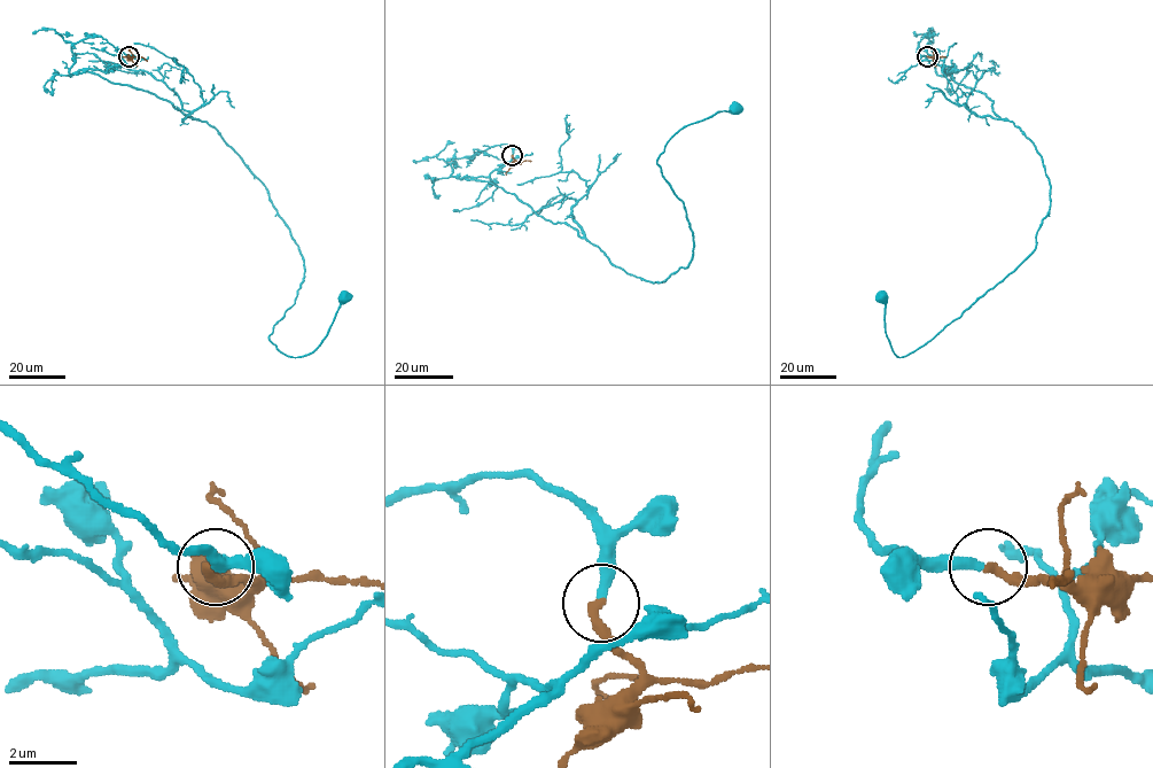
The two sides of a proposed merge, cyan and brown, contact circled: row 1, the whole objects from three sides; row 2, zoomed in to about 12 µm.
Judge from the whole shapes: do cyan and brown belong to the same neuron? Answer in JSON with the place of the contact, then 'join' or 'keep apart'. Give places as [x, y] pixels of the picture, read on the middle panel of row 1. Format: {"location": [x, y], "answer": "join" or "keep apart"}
{"location": [512, 155], "answer": "join"}

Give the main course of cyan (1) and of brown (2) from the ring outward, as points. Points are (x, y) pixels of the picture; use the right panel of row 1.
1: (927, 56), (924, 36), (936, 72), (1033, 142), (1050, 209), (1035, 249), (910, 354), (885, 333), (883, 296)
2: (927, 56), (945, 56)

